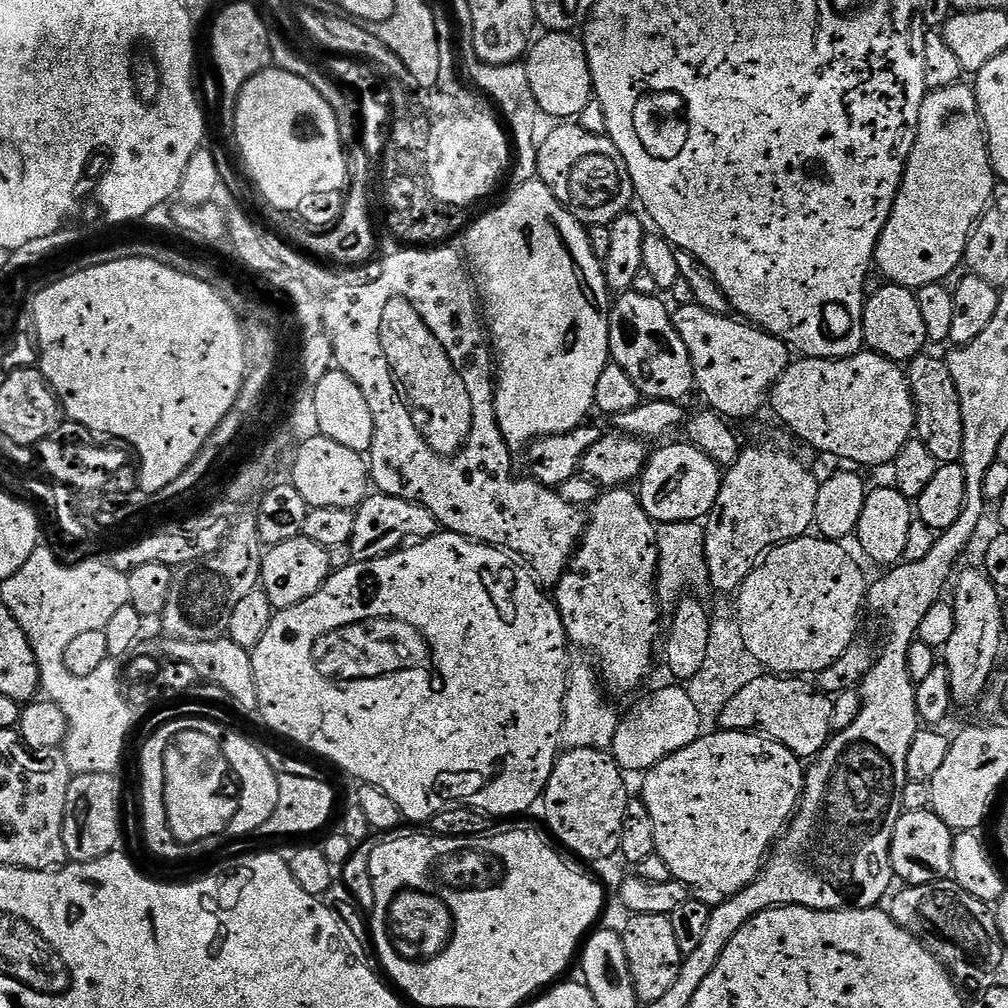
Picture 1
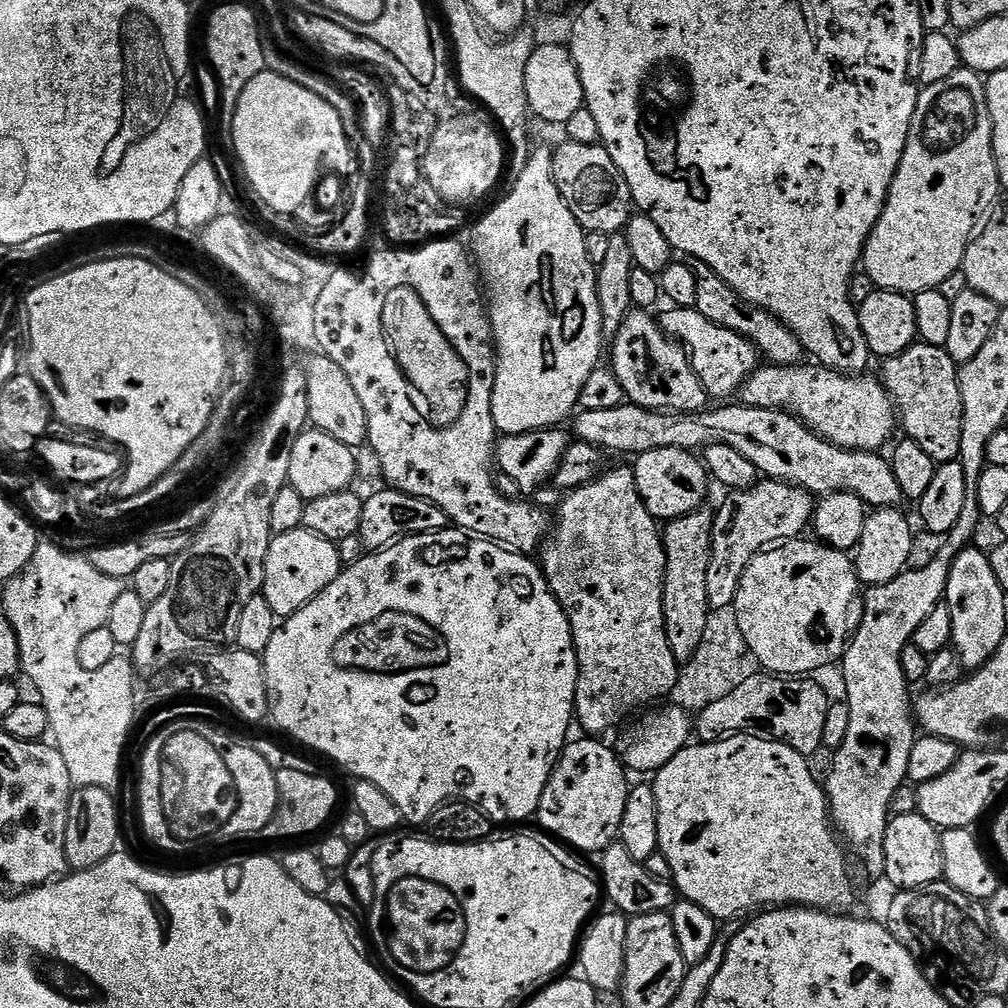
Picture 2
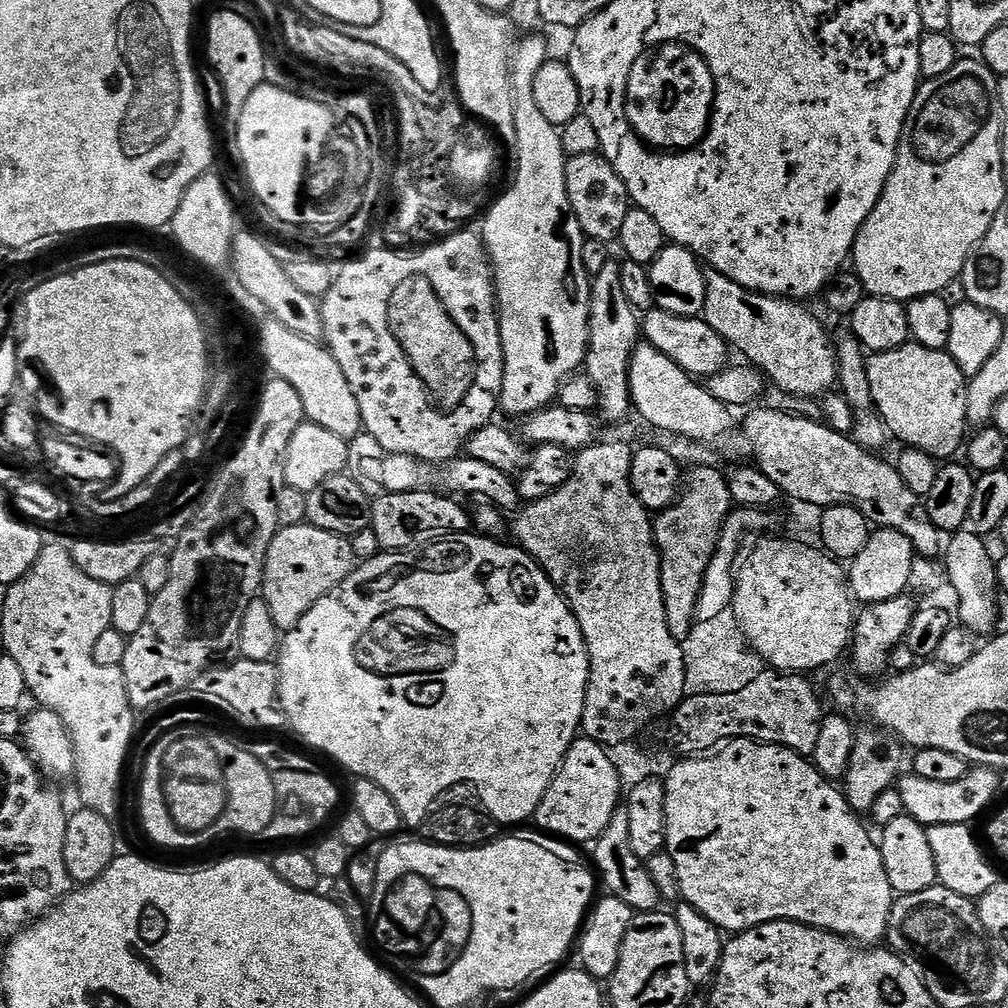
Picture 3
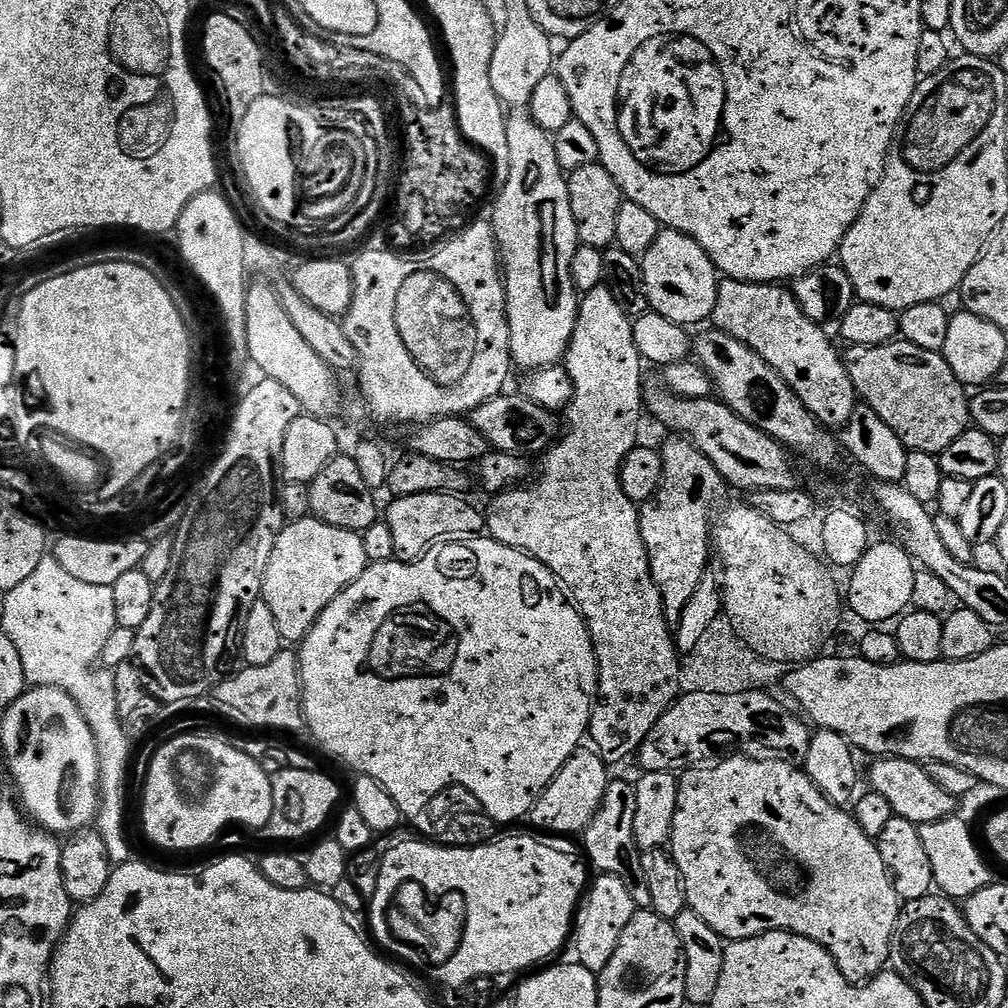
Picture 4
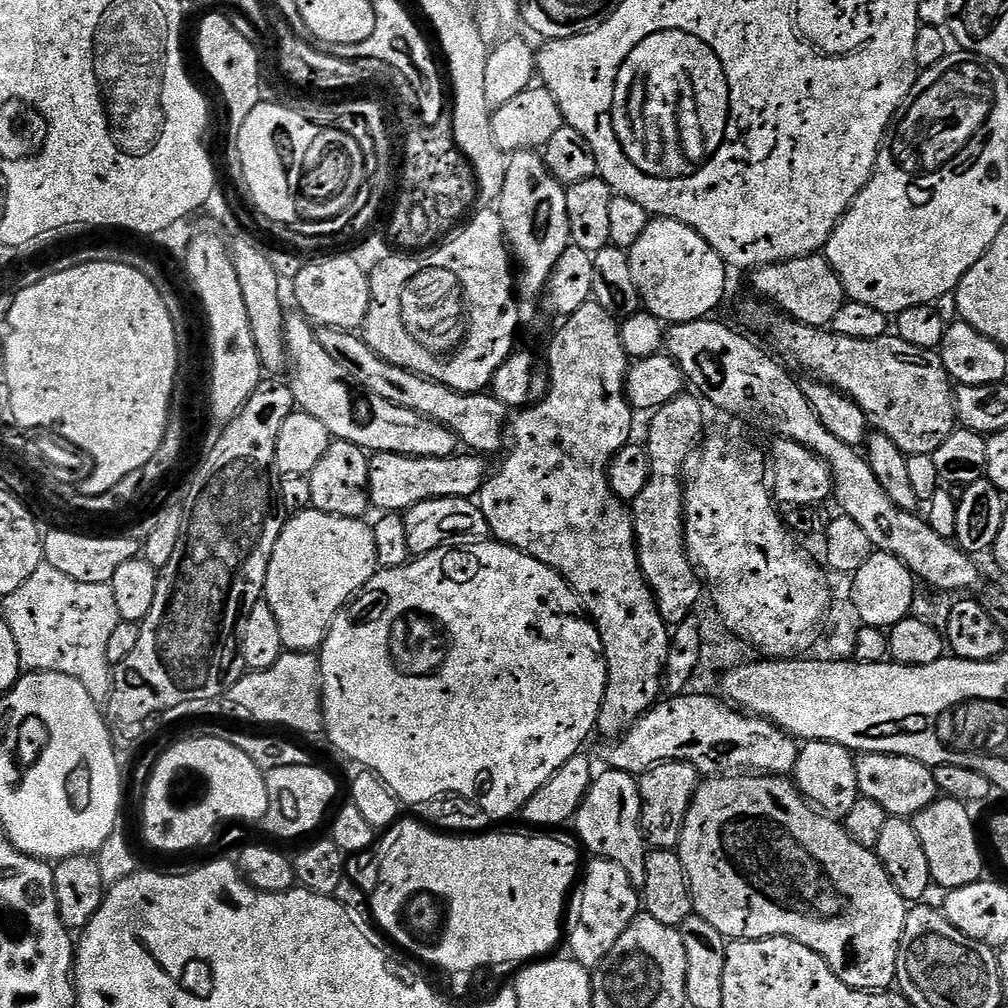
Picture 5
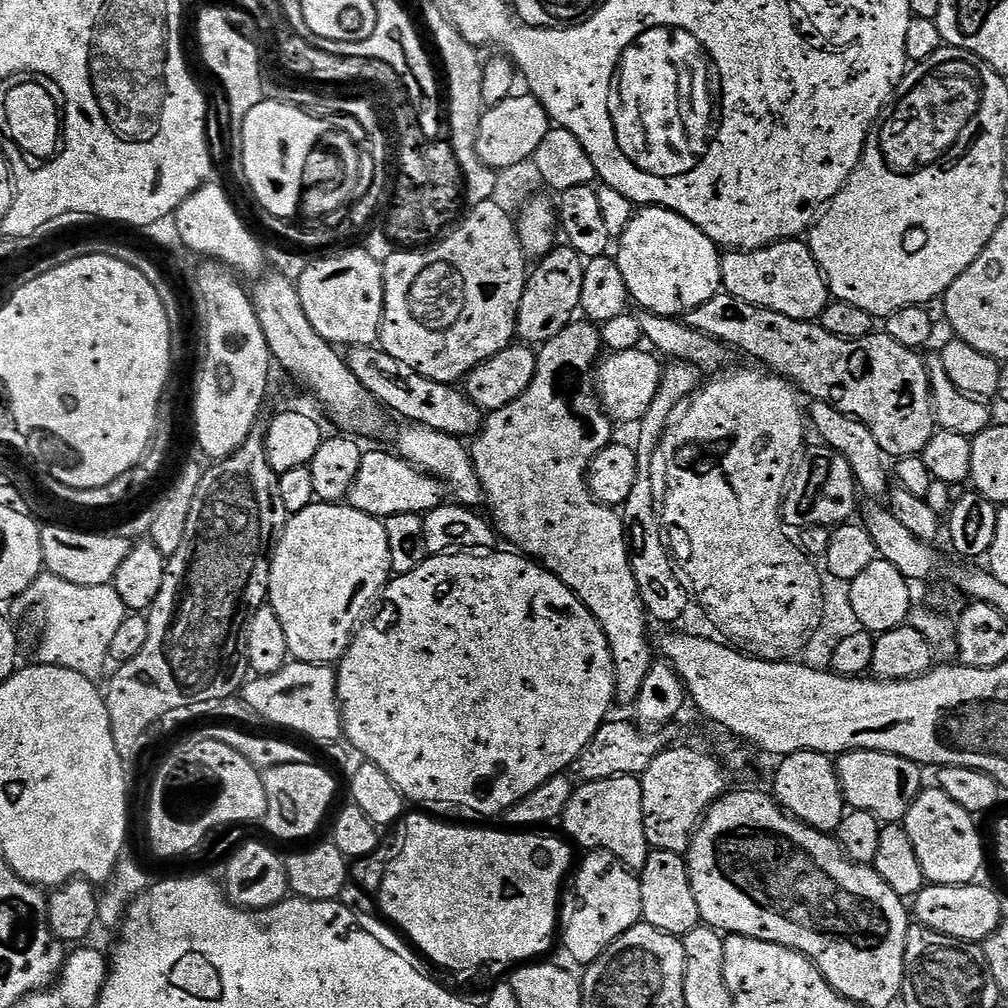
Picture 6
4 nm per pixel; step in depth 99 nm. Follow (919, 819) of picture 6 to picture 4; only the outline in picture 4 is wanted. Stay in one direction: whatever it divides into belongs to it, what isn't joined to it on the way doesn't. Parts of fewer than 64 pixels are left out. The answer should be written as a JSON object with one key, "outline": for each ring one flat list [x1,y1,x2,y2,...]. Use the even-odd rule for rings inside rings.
{"outline":[[953,814,933,824,919,825,922,834,922,846,926,846,926,855,930,857,932,879,935,887,943,895,963,902,973,896,978,890,987,888,993,883,994,876,990,869,984,865,980,852,976,849,976,840,968,829,964,820,959,820,959,815]]}

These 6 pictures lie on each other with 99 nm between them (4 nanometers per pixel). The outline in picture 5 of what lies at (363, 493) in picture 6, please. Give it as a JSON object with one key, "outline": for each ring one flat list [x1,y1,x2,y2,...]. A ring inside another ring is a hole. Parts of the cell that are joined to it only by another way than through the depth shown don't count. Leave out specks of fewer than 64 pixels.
{"outline":[[377,452,369,459,370,482,368,498,373,509,381,508,381,513,405,513,418,502,434,498,475,497,484,481,490,475,490,469,483,455,457,454,446,458,422,458,421,456,403,456,393,452]]}

